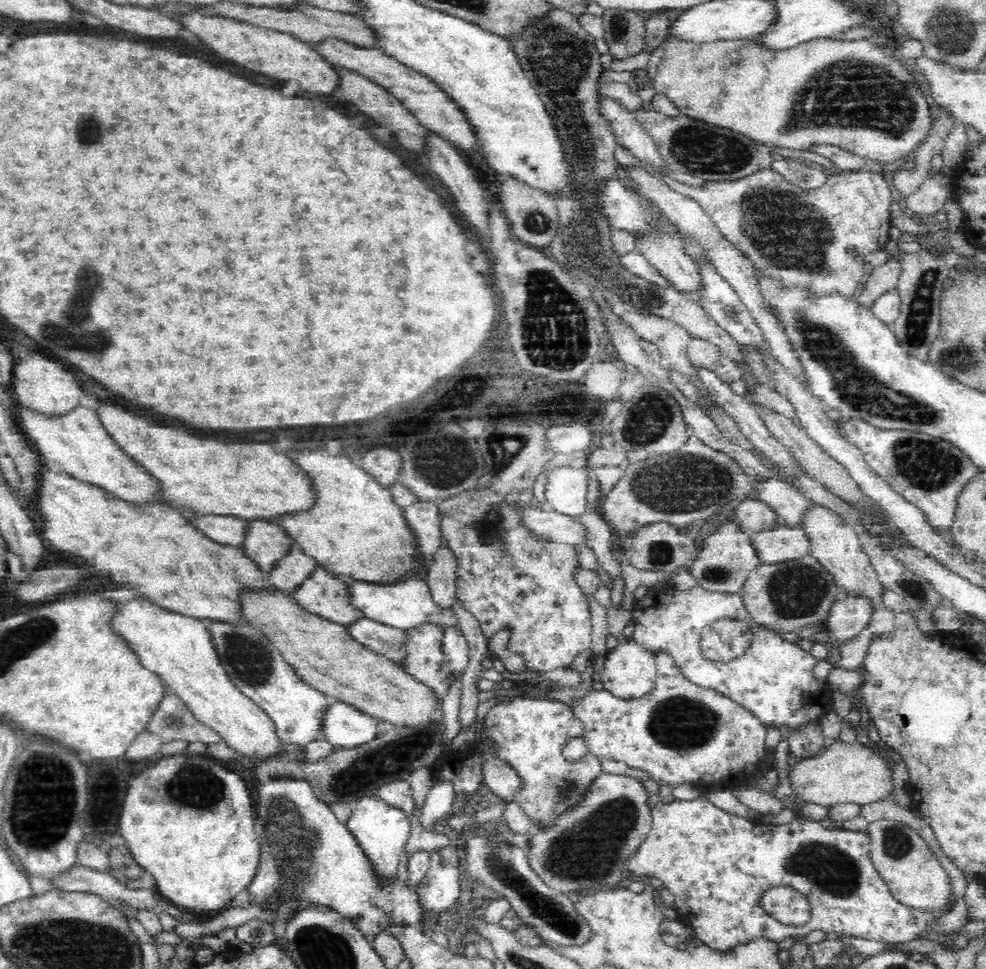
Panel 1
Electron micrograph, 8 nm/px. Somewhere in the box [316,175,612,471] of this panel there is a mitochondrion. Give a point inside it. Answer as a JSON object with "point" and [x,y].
{"point":[557,331]}

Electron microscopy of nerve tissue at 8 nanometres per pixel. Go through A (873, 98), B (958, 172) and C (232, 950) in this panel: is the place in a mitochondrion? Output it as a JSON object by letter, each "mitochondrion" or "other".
{"A":"mitochondrion","B":"other","C":"other"}

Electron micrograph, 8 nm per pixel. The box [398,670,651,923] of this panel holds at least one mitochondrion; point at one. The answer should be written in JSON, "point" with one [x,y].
{"point":[590,848]}

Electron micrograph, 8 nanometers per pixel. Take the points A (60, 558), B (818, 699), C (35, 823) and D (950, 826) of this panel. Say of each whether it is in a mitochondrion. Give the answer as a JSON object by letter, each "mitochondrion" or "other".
{"A":"other","B":"other","C":"mitochondrion","D":"other"}

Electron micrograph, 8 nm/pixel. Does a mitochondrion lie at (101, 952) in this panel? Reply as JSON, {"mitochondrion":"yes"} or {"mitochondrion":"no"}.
{"mitochondrion":"yes"}

